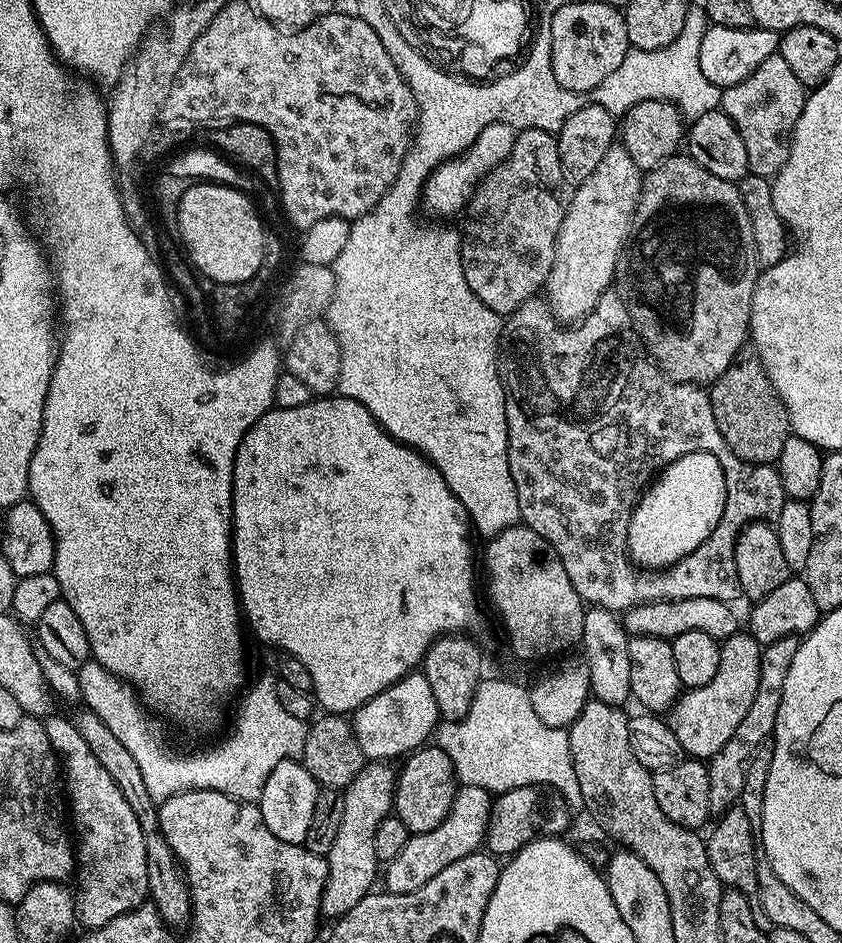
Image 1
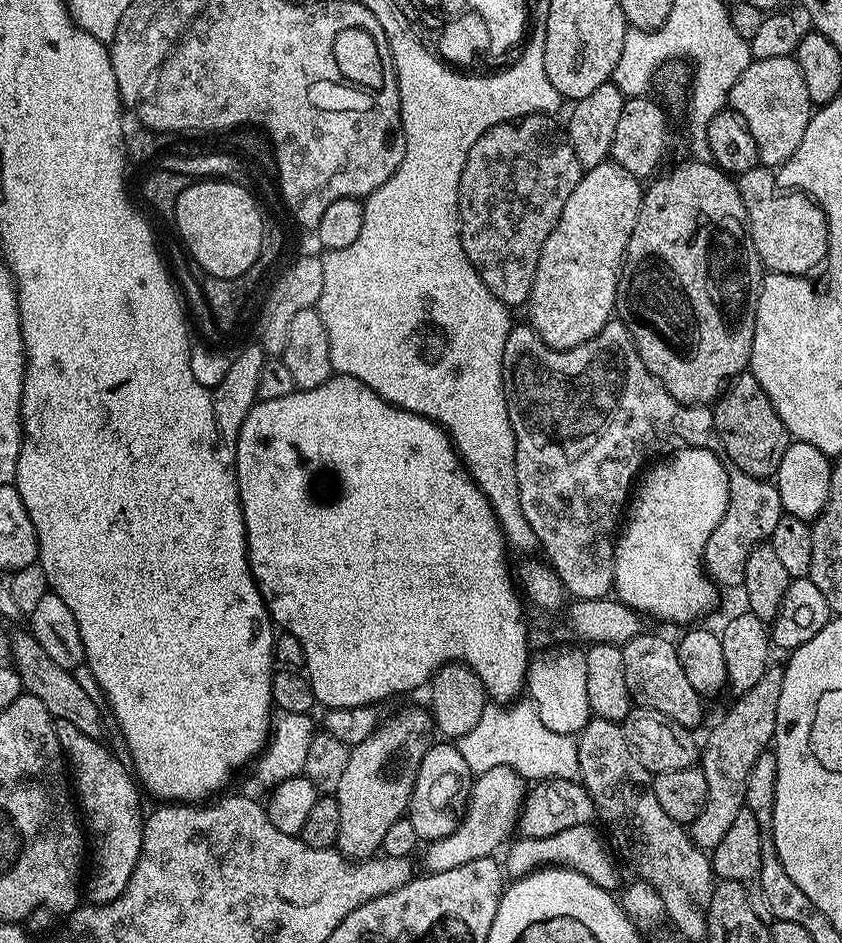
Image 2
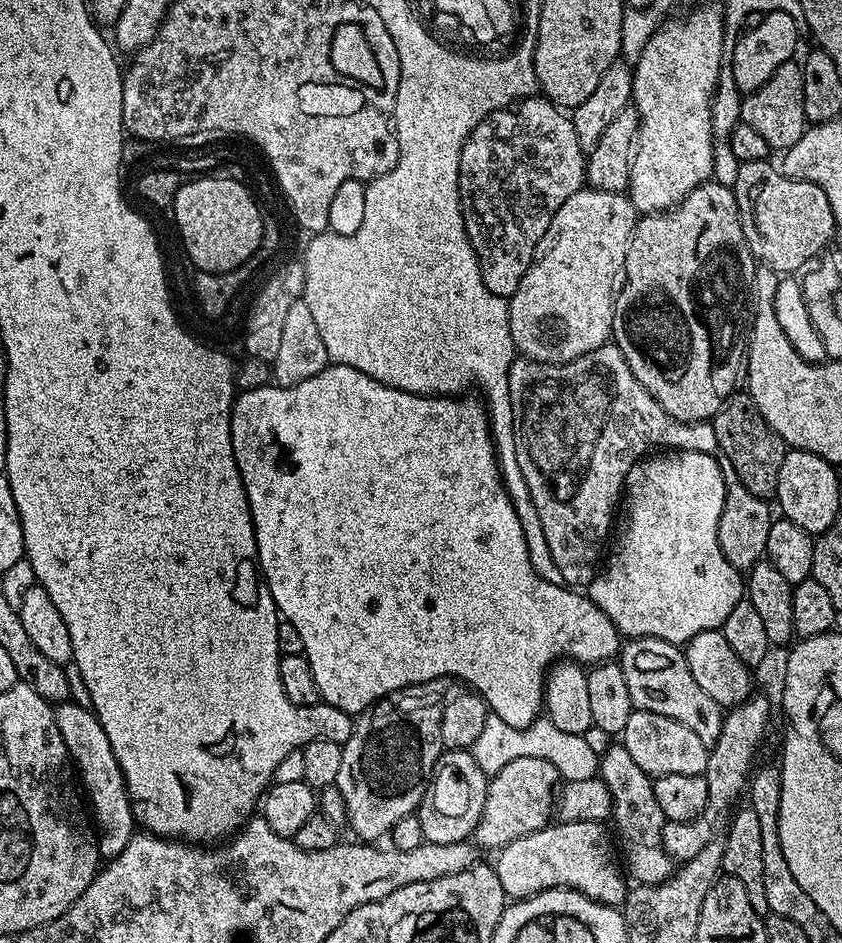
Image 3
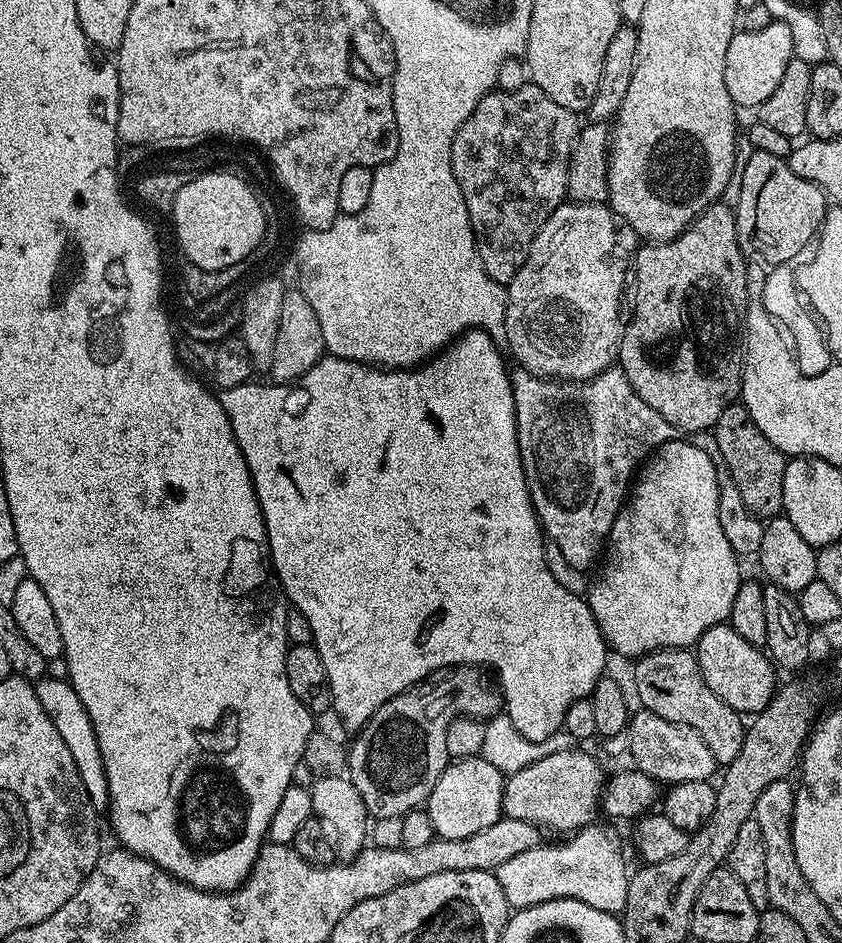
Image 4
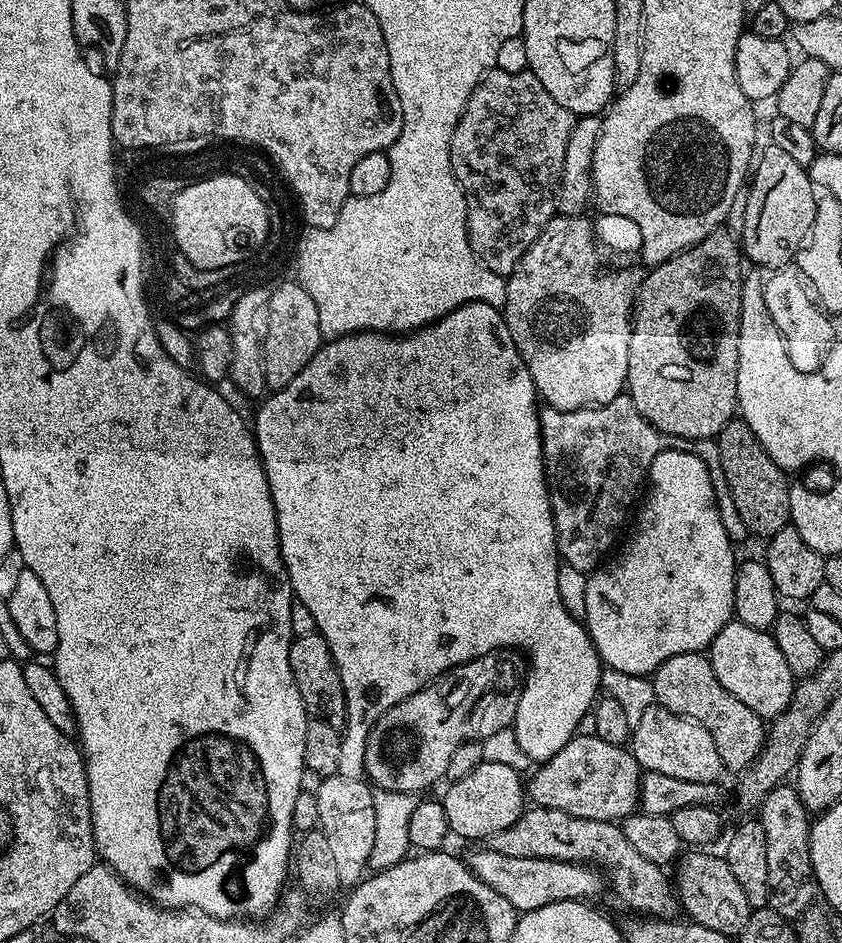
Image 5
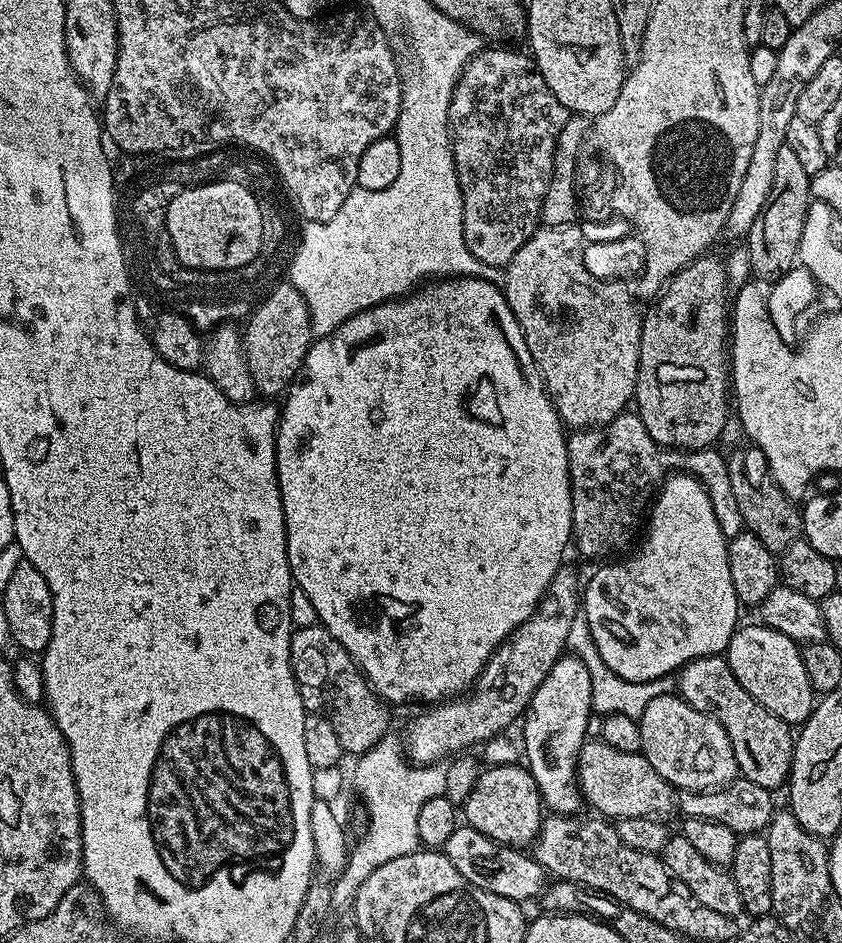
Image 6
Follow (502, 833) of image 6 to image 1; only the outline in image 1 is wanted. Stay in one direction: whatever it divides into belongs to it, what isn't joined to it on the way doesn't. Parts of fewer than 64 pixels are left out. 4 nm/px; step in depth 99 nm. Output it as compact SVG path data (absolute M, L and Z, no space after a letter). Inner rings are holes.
M421 746L411 753L403 761L404 765L399 765L398 775L396 777L396 799L394 801L394 815L402 822L406 822L409 833L415 834L425 832L426 830L434 830L434 826L438 826L438 822L442 822L442 818L446 818L446 814L450 810L450 806L456 797L456 789L458 781L456 771L450 762L450 758L446 758L446 754L438 746Z

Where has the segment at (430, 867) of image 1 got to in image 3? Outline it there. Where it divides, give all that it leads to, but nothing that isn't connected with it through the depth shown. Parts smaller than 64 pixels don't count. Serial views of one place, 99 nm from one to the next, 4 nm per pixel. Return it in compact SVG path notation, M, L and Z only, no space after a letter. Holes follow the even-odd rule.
M514 758L514 762L506 762L502 770L491 773L486 806L482 806L482 818L474 833L475 843L481 849L501 850L531 832L542 831L553 819L561 780L560 771L546 758Z

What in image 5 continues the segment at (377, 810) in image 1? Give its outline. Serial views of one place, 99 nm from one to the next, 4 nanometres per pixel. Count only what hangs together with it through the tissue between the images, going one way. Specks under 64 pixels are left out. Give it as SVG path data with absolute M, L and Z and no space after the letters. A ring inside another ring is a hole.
M512 650L488 652L485 656L467 660L465 664L459 664L449 672L443 672L422 690L398 702L398 706L390 706L390 710L386 710L382 718L378 718L364 747L365 777L377 789L413 794L423 793L420 792L423 788L428 788L439 780L443 781L446 777L446 766L450 766L450 754L454 754L458 746L471 740L485 740L497 730L513 727L525 675L525 657Z

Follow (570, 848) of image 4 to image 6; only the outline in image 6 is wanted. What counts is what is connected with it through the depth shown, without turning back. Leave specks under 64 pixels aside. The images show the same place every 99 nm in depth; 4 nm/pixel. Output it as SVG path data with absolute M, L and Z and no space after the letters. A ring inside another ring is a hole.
M467 824L457 825L454 834L444 843L444 855L450 858L451 865L471 885L488 890L499 897L510 898L517 902L525 902L539 897L548 882L547 873L529 853L508 845L500 845L484 834L479 834Z

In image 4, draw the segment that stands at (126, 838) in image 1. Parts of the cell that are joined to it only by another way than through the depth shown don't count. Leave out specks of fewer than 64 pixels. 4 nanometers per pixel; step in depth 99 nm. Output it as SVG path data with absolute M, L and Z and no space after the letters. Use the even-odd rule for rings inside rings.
M45 674L35 681L34 687L38 694L38 702L42 702L42 710L46 710L50 722L54 722L54 730L58 730L62 742L66 742L67 748L70 749L70 758L74 758L74 766L78 766L80 781L82 786L86 786L86 794L93 808L107 809L106 766L102 762L102 750L98 750L98 738L94 734L94 726L90 722L86 706L82 706L82 698L74 694L72 681L63 675L60 676Z

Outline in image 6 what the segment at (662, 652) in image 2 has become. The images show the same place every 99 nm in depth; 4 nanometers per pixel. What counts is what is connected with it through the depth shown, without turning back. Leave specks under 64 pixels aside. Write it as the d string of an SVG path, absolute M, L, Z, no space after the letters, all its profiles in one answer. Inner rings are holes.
M723 655L703 656L685 664L675 677L676 692L694 710L702 710L702 714L710 714L726 730L726 738L730 738L730 746L734 748L737 773L750 782L758 782L758 786L769 790L783 785L788 779L788 771L792 768L792 745L794 743L793 729L782 718L770 714L762 702L750 698L746 690L742 690L742 682L734 678L734 670L730 670L727 659Z

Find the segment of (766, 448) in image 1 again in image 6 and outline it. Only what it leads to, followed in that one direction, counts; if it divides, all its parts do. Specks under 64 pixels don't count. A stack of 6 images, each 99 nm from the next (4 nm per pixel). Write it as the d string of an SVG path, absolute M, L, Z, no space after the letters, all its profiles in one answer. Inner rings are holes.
M748 442L736 446L727 453L726 459L730 470L730 486L734 499L738 501L738 511L742 514L745 529L752 532L766 546L766 550L783 554L795 540L801 539L804 531L804 517L797 501L789 498L784 489L774 482L766 454L755 444Z

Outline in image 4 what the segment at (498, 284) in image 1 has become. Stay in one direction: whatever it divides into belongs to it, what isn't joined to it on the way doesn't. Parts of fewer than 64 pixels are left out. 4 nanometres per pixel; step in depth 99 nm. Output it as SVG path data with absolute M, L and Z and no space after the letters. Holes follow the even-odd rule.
M525 82L513 92L500 91L486 93L482 102L474 106L474 114L470 114L470 118L462 122L458 134L454 134L452 169L470 214L470 226L482 266L494 282L506 286L514 274L518 274L522 262L526 262L538 230L542 230L558 205L565 203L572 148L582 124L576 121L579 120L577 113L566 110L566 106L558 106L558 102L554 102L554 98L547 96L536 84Z

